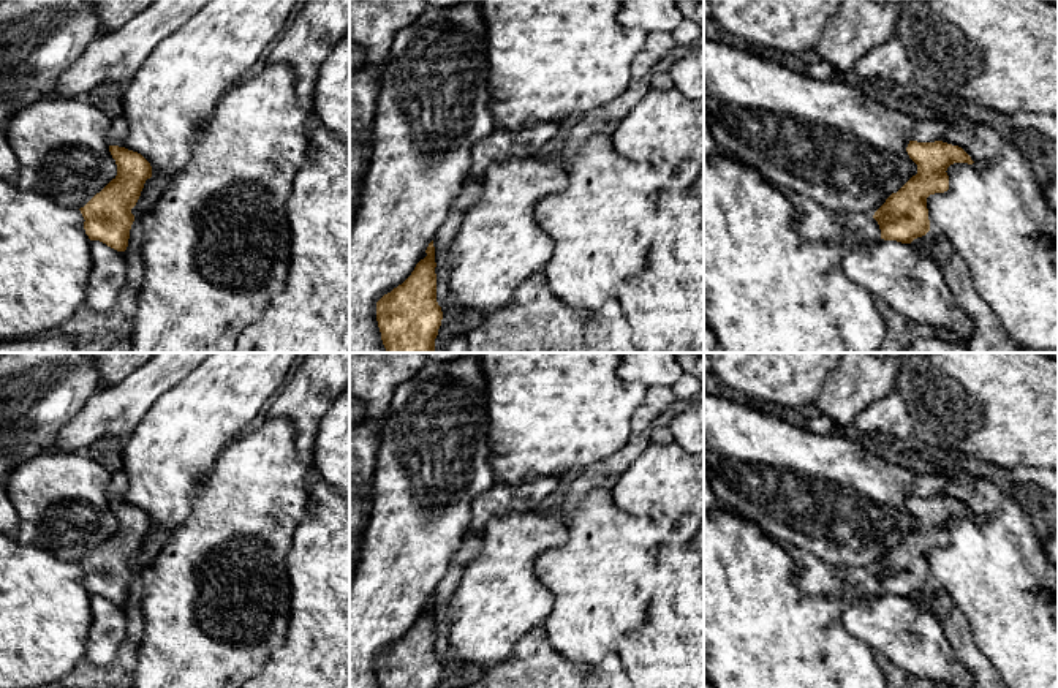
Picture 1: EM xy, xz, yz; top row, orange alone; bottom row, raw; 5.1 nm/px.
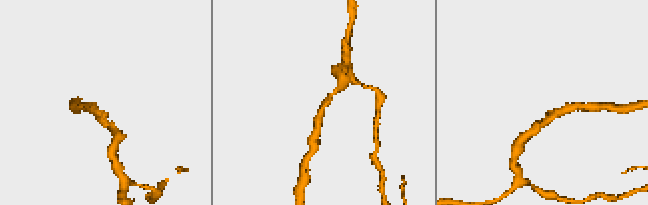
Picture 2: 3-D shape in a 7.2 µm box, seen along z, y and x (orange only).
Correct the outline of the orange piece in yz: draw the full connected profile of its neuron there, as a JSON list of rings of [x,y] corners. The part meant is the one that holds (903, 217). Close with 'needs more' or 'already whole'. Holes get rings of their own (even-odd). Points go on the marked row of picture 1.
[[[909,141],[906,152],[917,164],[917,174],[892,193],[873,215],[881,239],[901,244],[911,244],[930,231],[927,198],[949,190],[947,168],[954,163],[974,163],[962,147],[943,141]]] | already whole

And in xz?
[[[433,240],[411,275],[376,302],[386,353],[435,353],[443,312],[436,302]]] | already whole

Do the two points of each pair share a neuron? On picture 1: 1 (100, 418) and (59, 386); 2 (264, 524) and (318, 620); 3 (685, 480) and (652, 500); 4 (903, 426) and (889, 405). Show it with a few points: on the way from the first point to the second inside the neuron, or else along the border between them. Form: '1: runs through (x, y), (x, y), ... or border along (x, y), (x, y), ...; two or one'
1: border along (103, 386), (59, 432); two
2: border along (298, 525), (287, 557), (290, 597); two
3: runs through (677, 486), (666, 486), (660, 492); one
4: runs through (899, 421), (891, 410); one

